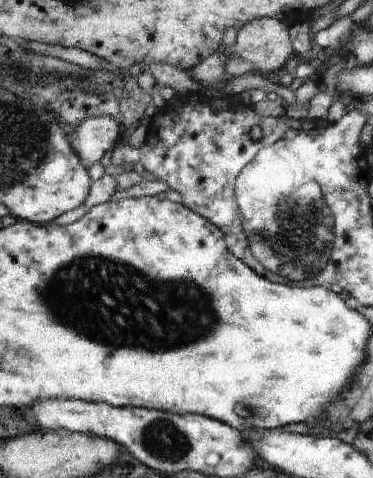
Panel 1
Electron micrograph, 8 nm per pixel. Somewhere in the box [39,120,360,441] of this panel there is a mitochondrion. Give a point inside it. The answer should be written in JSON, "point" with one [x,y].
{"point":[289,228]}

